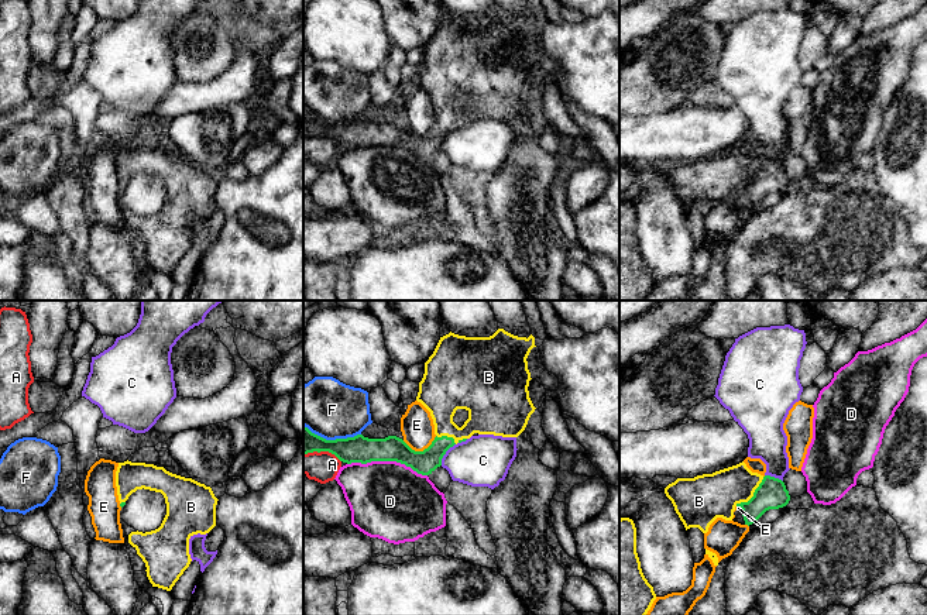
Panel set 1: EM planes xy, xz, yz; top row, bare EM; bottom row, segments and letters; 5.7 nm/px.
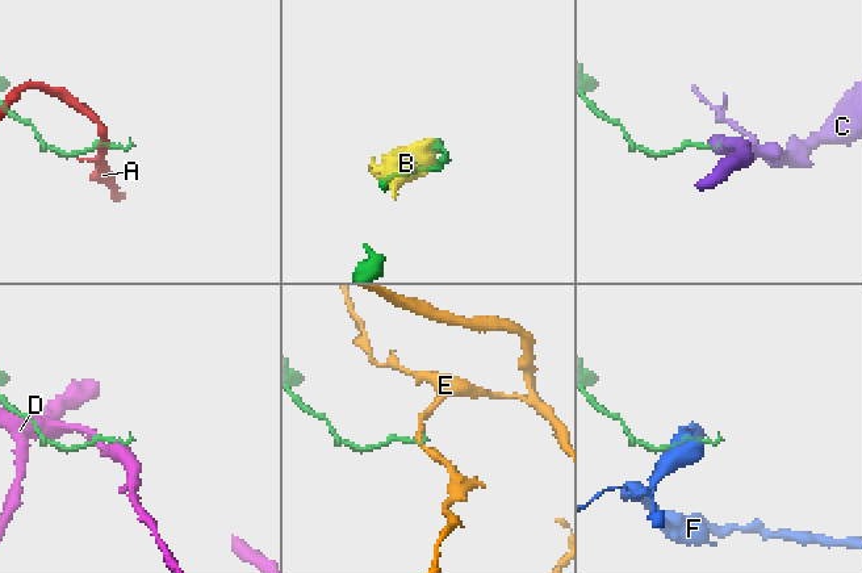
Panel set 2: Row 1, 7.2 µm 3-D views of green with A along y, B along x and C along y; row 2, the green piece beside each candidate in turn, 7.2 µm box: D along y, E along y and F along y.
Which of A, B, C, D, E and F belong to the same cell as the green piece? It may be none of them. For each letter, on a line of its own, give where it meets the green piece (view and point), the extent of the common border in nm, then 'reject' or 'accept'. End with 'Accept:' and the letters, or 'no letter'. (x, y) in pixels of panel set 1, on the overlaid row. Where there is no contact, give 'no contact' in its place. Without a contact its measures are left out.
A: xz (322, 450) | 220 nm | reject
B: yz (754, 495) | 240 nm | accept
C: xz (445, 453) | 150 nm | reject
D: xz (387, 460) | 460 nm | reject
E: xz (419, 452) | 200 nm | reject
F: xz (332, 440) | 340 nm | reject
Accept: B

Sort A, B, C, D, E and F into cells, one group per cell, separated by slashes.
A / B / C / D / E / F

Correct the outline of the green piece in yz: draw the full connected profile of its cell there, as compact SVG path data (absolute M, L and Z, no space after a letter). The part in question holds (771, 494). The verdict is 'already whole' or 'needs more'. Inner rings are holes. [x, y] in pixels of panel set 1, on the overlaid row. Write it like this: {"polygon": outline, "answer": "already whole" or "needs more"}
{"polygon": "M744 461L713 474L703 474L694 478L677 478L665 488L665 494L672 501L686 530L698 528L703 533L708 532L710 525L717 518L732 520L737 506L742 509L745 525L749 526L766 511L783 508L790 501L789 491L782 480L752 473Z", "answer": "needs more"}

